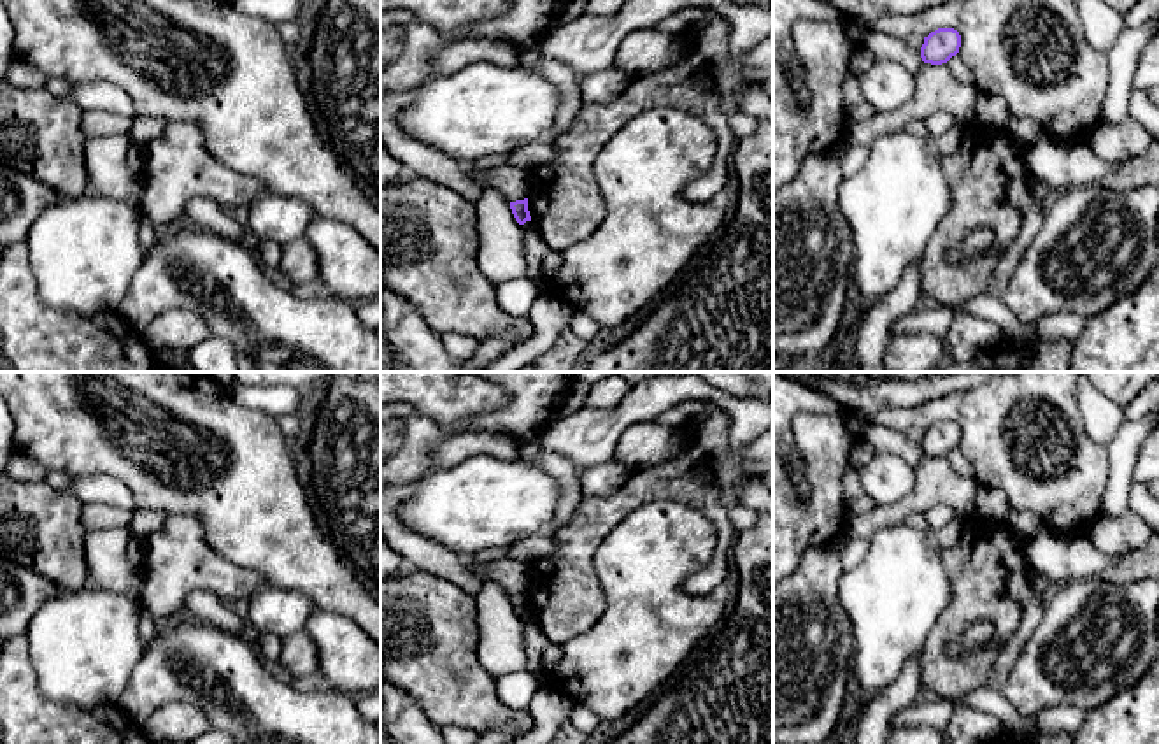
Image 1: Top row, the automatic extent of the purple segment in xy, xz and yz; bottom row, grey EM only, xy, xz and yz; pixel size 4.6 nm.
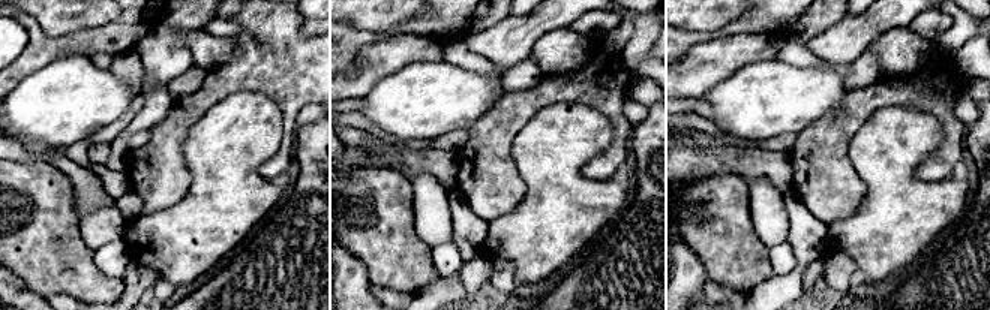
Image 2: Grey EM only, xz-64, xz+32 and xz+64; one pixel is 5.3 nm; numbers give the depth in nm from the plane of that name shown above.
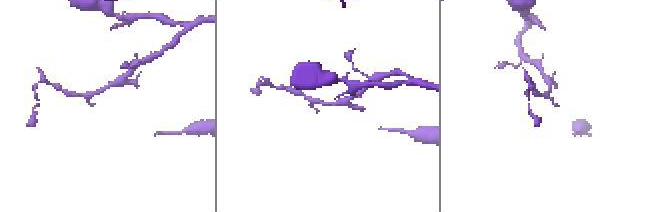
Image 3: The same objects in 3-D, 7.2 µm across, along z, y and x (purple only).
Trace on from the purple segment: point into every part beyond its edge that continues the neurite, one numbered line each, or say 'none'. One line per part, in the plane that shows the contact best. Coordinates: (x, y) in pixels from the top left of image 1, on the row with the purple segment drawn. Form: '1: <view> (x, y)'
none

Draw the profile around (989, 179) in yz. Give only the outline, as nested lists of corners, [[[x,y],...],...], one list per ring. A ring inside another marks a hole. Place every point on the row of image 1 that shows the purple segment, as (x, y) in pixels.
[[[971,121],[961,130],[959,147],[940,154],[952,204],[922,256],[922,297],[959,305],[989,290],[999,254],[1019,237],[1033,204],[1029,147],[1006,128]],[[982,228],[994,235],[987,251],[957,265],[945,260],[970,232]]]

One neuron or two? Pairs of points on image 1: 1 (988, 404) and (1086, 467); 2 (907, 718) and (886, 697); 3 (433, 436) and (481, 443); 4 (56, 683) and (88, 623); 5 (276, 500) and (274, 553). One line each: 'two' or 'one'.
1: one
2: two
3: two
4: one
5: one

